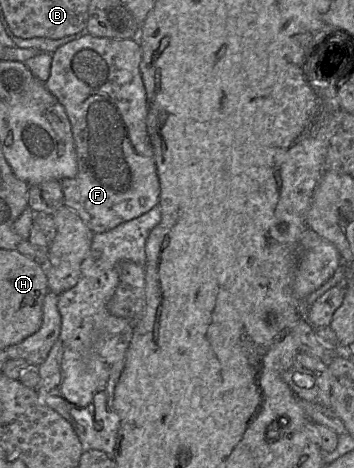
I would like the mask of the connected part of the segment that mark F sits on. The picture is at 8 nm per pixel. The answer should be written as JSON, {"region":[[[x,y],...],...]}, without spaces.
{"region":[[[90,34],[67,42],[58,47],[52,54],[50,75],[45,84],[47,89],[65,108],[72,129],[77,160],[76,176],[60,181],[60,186],[64,195],[64,205],[76,212],[93,233],[105,232],[113,229],[124,222],[145,214],[159,204],[160,186],[153,149],[146,128],[147,101],[140,72],[140,62],[141,47],[137,39],[111,39],[96,37]]]}

